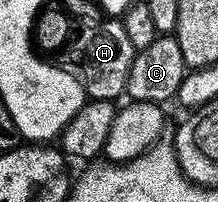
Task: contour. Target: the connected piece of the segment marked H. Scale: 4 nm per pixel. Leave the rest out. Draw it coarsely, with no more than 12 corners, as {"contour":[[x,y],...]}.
{"contour":[[121,21],[90,26],[64,62],[87,99],[126,92],[135,50]]}

